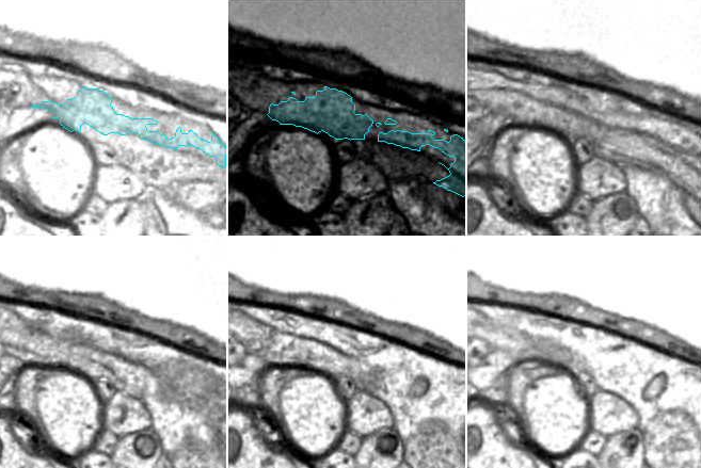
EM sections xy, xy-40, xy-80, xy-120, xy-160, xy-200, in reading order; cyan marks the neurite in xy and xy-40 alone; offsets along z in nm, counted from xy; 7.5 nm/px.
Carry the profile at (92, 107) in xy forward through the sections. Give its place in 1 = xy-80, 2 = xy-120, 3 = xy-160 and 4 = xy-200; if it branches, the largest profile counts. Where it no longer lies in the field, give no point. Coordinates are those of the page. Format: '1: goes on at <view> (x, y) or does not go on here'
1: goes on at xy-80 (561, 112)
2: goes on at xy-120 (64, 350)
3: goes on at xy-160 (309, 354)
4: goes on at xy-200 (531, 352)

